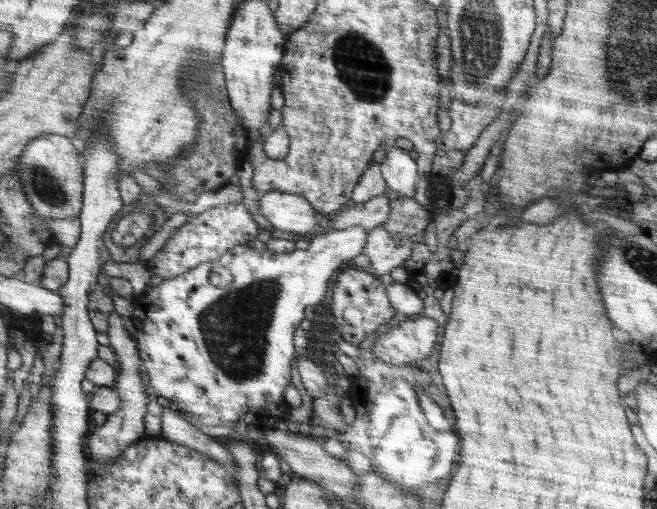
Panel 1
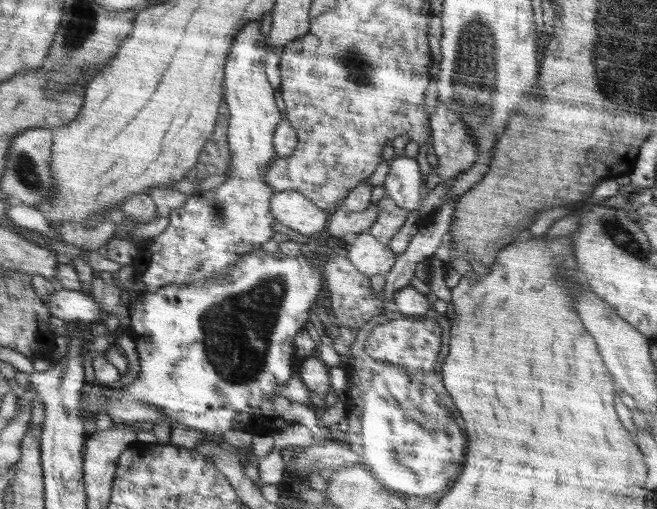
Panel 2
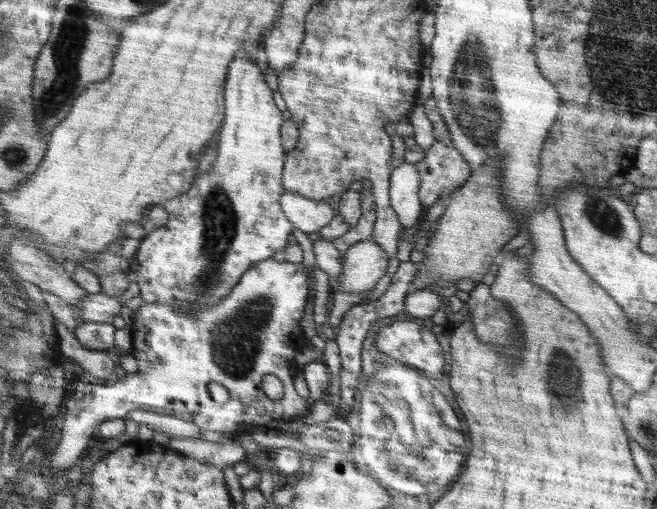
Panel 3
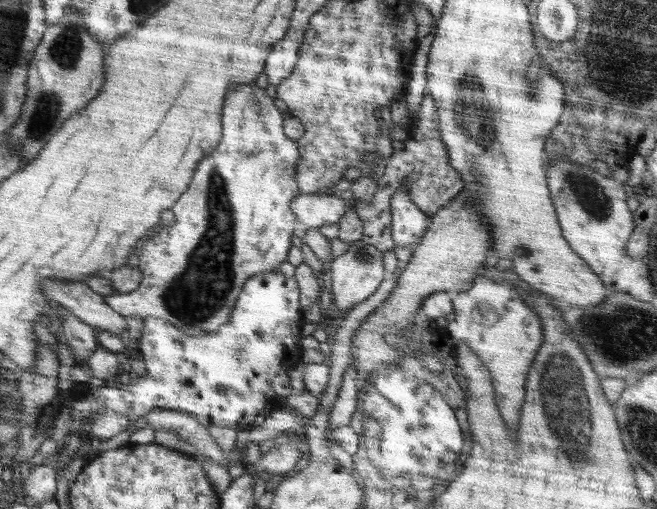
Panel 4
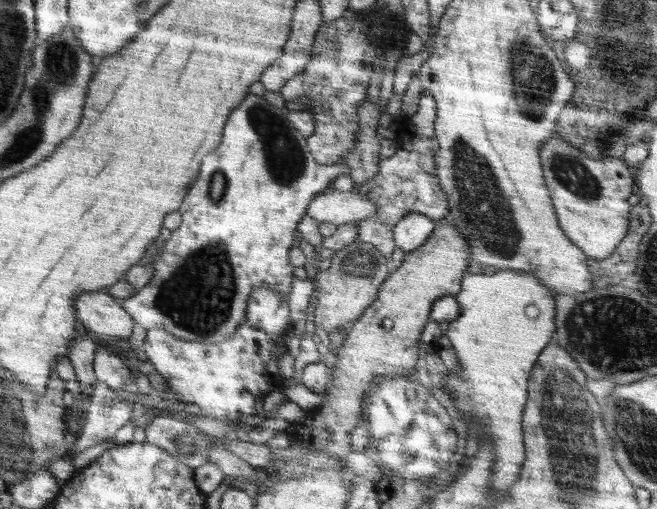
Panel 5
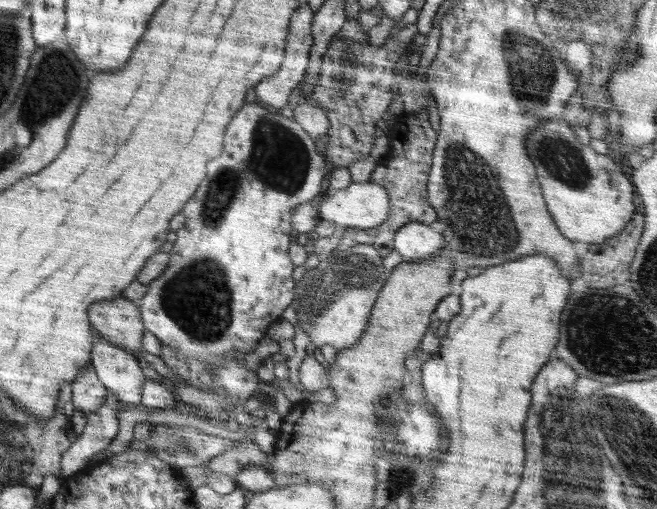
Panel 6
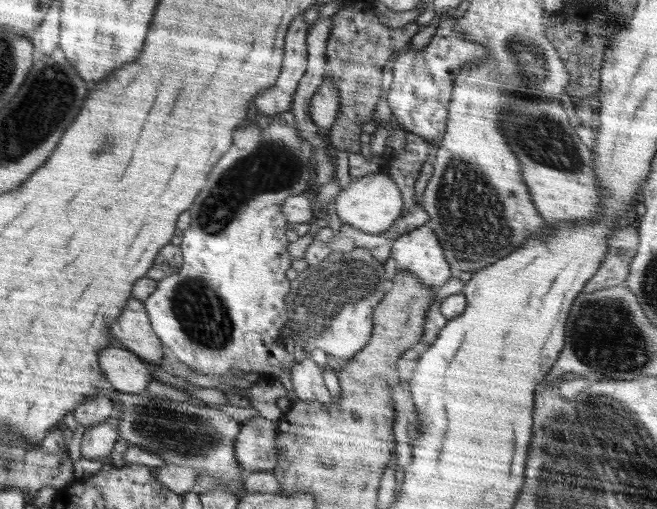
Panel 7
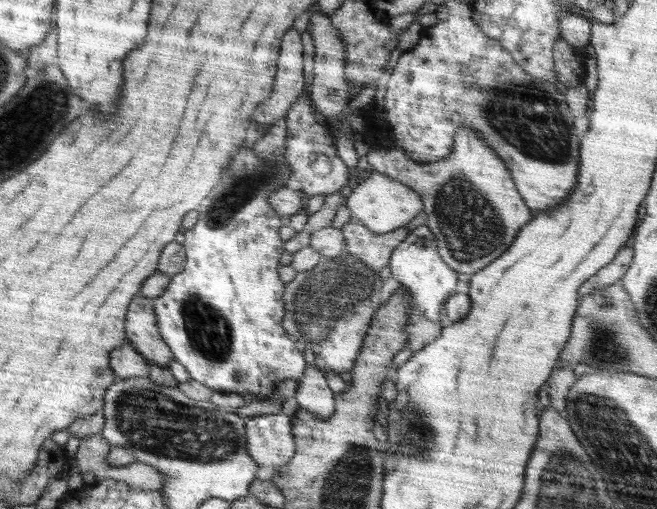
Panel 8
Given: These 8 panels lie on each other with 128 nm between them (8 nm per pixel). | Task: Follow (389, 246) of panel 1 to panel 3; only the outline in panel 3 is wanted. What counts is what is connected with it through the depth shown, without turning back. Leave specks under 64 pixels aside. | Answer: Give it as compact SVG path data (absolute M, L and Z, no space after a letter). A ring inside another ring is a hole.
M370 238L355 243L343 254L342 269L340 269L338 280L334 283L334 291L348 292L348 294L362 294L362 292L372 291L376 282L385 280L388 260L389 256L382 250L382 247Z

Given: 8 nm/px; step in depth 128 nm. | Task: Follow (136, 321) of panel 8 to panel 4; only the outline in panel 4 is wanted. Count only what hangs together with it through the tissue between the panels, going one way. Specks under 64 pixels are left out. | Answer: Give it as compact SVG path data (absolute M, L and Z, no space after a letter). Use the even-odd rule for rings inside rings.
M48 282L46 296L94 329L102 328L119 336L127 333L125 316L110 308L105 296L92 291L84 282Z

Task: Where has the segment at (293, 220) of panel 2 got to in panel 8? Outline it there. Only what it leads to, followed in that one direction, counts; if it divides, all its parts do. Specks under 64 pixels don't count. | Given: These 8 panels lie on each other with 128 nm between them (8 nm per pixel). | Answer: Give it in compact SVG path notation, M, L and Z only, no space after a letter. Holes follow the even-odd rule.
M374 171L366 173L346 198L344 205L350 210L352 221L358 220L370 233L390 233L400 226L406 226L423 210L422 197L409 186Z

